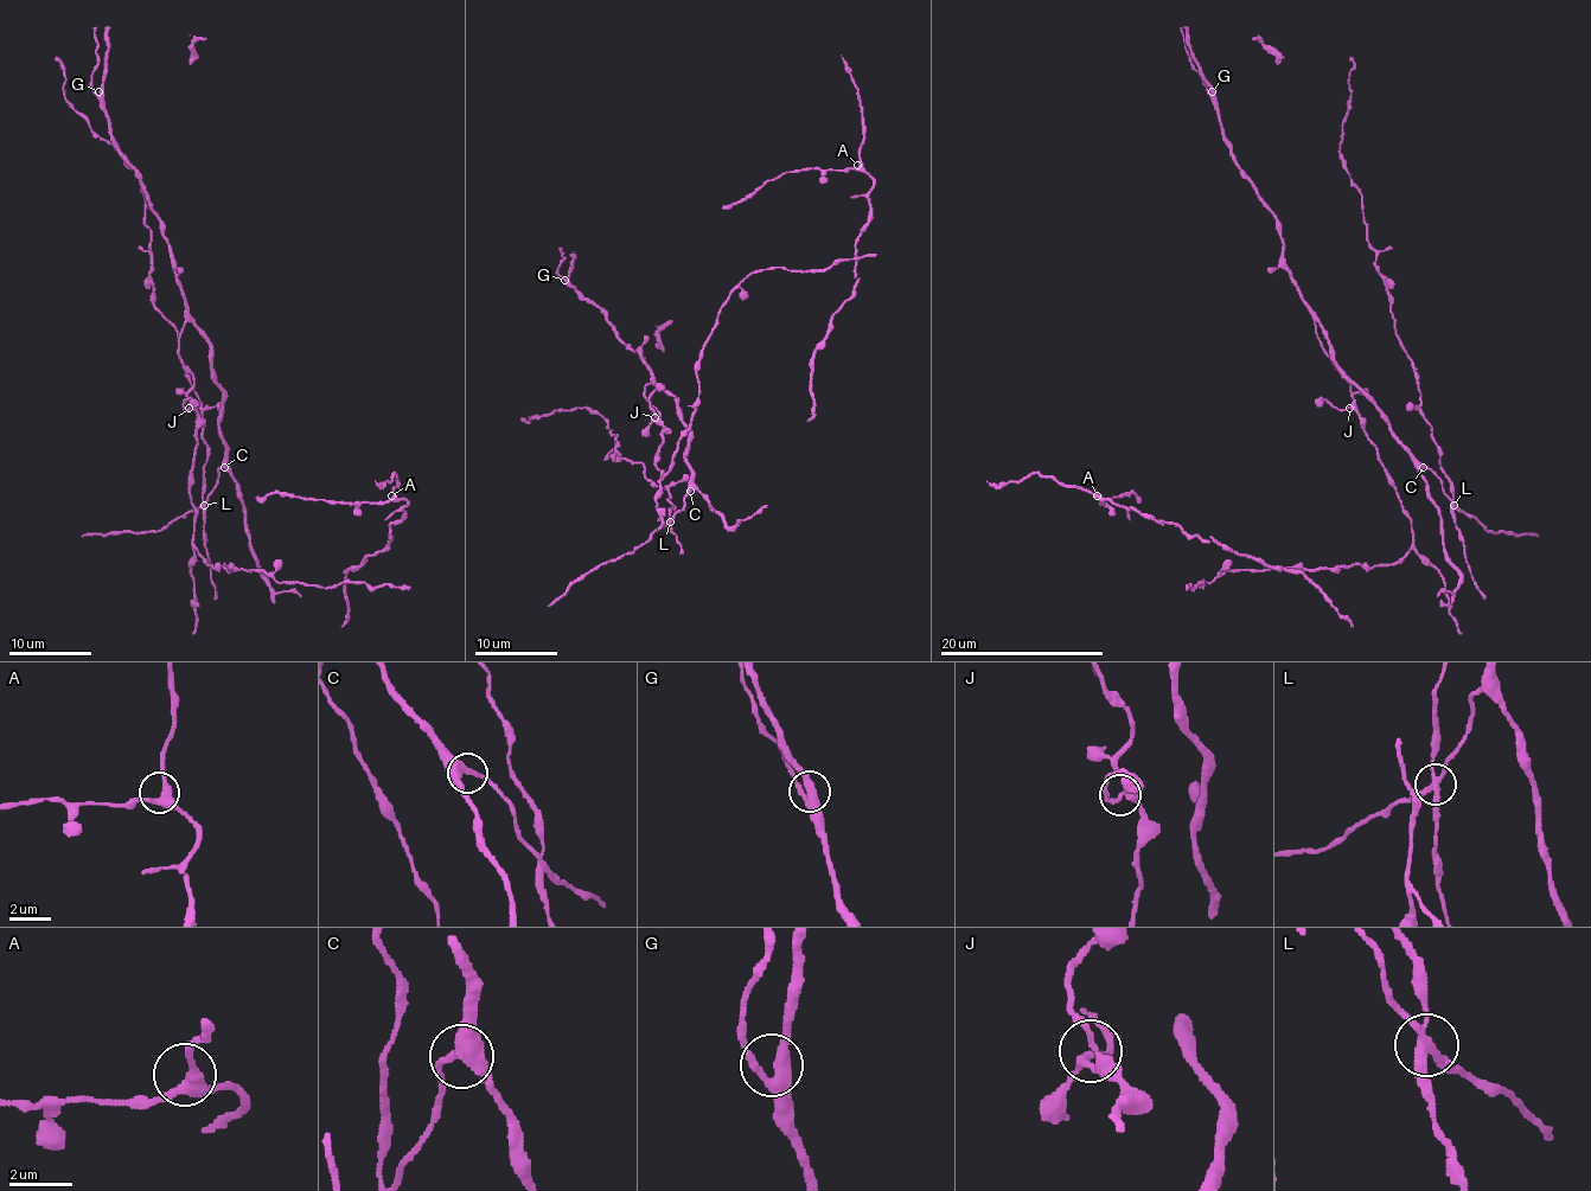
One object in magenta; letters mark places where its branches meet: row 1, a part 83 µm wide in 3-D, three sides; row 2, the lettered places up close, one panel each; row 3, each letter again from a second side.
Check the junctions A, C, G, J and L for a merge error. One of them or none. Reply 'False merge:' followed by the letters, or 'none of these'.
False merge: none of these

